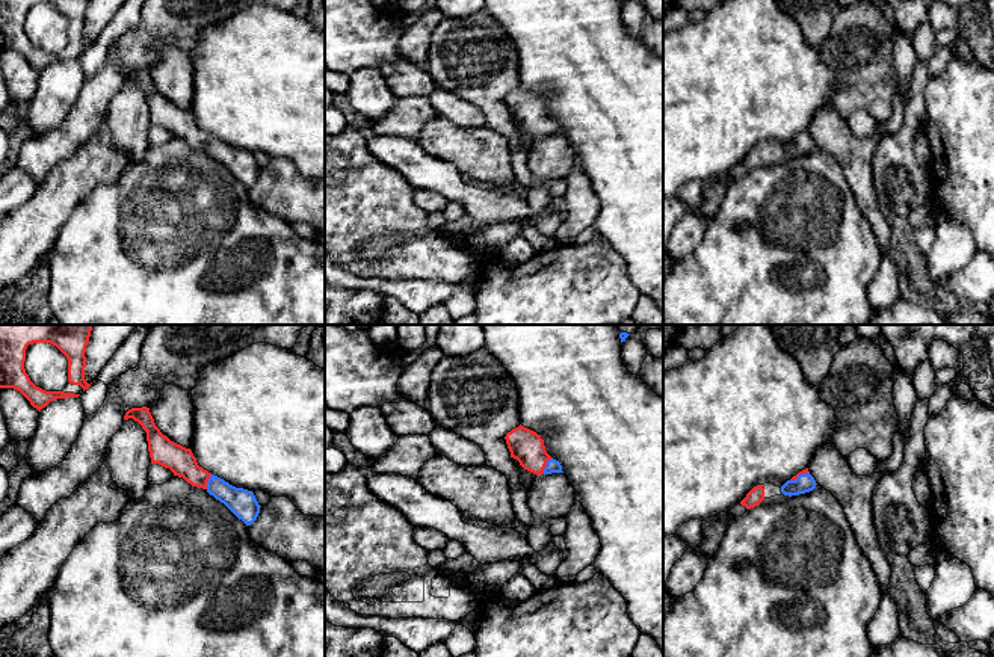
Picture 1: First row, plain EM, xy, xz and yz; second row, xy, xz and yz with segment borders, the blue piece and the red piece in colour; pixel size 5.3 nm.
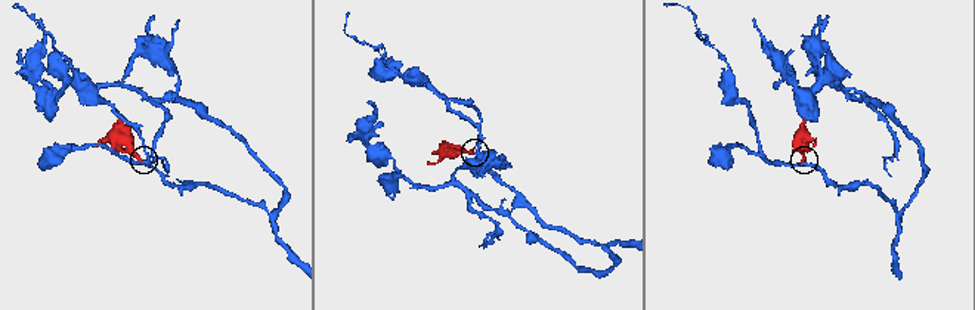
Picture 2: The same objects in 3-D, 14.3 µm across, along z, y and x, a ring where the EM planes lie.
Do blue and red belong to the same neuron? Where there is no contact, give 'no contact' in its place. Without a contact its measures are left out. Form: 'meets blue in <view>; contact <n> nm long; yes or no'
meets blue in xz; contact 100 nm long; yes

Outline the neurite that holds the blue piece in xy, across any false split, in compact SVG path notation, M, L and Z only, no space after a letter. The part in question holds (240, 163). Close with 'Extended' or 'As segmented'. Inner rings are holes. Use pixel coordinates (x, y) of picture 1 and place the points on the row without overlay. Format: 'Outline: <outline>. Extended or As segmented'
Outline: M131 69L124 77L124 82L128 80L137 83L147 94L151 125L169 130L174 137L183 139L192 148L205 151L246 187L251 187L257 181L261 168L258 166L254 154L236 150L199 128L190 110L171 103L160 94L154 85L150 69Z. Extended

